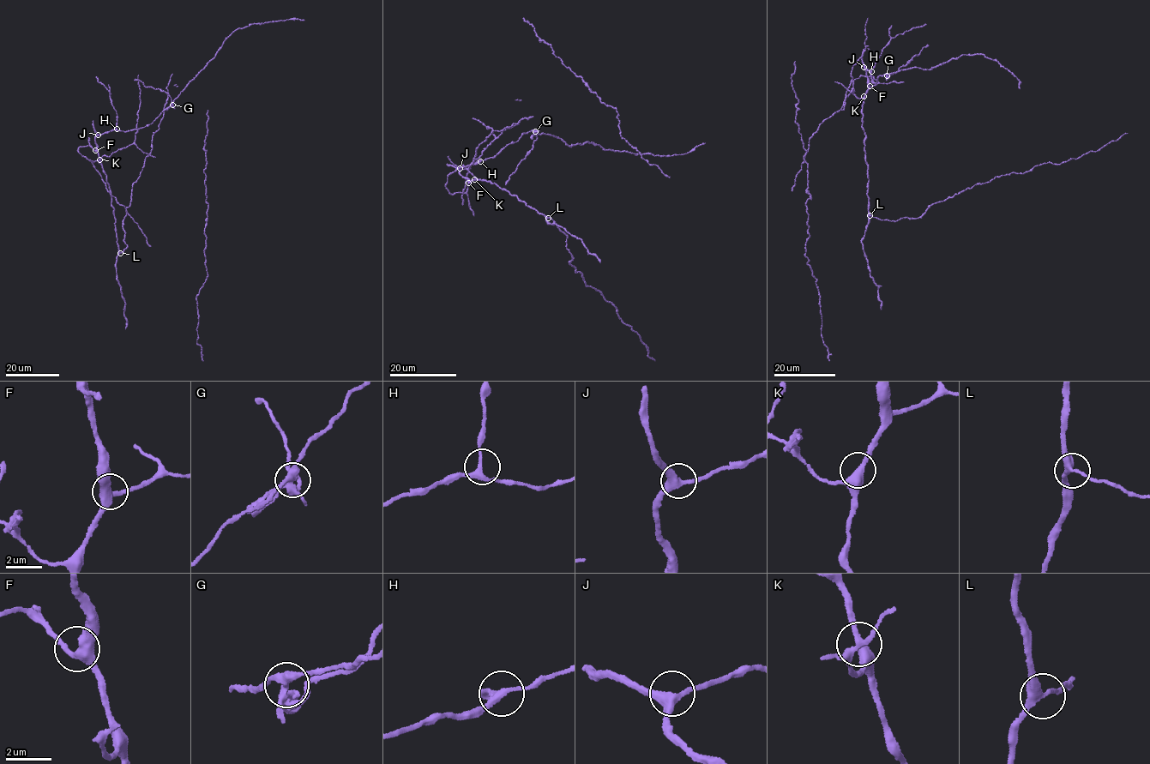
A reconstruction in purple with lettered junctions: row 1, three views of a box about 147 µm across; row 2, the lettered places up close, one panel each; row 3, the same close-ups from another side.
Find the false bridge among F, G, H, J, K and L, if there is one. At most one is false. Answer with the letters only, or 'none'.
G

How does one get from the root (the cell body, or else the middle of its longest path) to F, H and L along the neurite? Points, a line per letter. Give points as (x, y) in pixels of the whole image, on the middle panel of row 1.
F: (490, 181), (477, 177), (468, 183)
H: (490, 181), (477, 177), (470, 181), (459, 173), (461, 168), (480, 161)
L: (490, 181), (548, 218)

